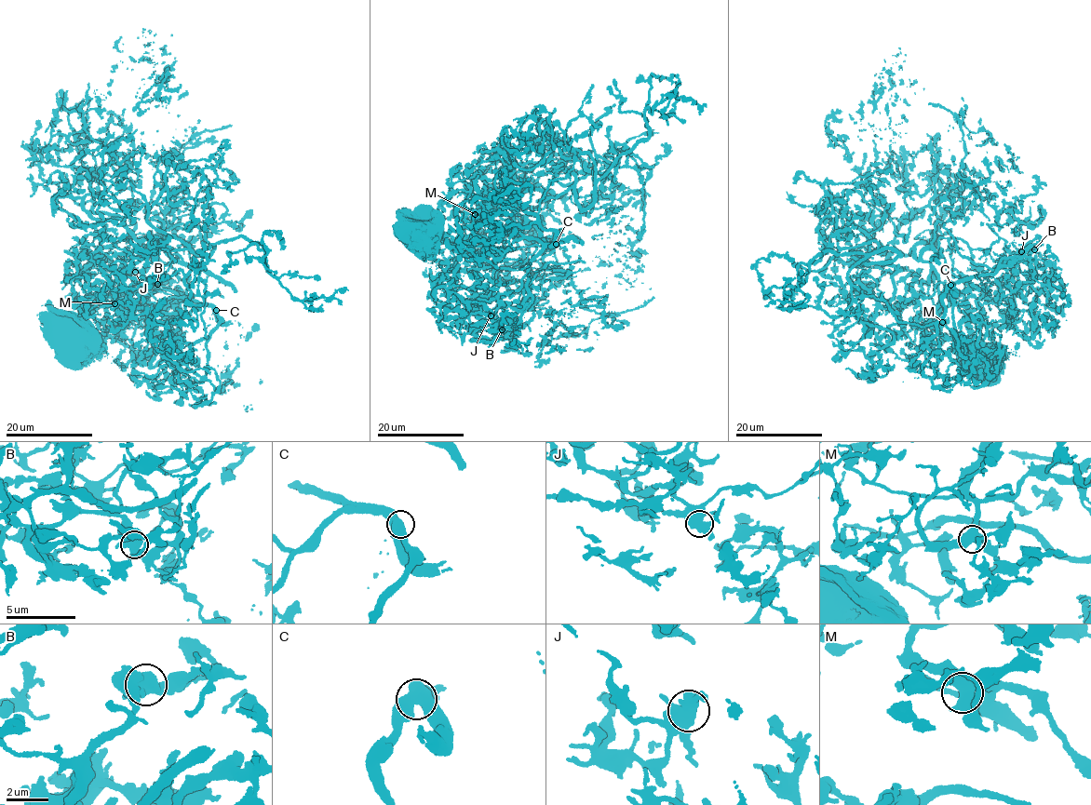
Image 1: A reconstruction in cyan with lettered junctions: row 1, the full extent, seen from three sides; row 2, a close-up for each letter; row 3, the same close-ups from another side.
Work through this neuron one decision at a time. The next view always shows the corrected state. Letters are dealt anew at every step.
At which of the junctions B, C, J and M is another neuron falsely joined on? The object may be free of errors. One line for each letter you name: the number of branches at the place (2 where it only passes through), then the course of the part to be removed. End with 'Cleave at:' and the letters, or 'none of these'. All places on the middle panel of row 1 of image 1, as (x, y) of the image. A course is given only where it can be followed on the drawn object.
Cleave at: none of these

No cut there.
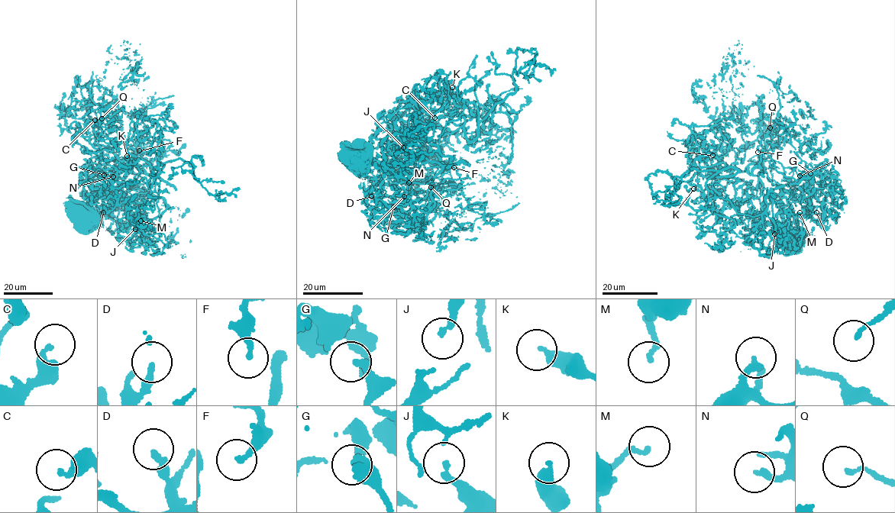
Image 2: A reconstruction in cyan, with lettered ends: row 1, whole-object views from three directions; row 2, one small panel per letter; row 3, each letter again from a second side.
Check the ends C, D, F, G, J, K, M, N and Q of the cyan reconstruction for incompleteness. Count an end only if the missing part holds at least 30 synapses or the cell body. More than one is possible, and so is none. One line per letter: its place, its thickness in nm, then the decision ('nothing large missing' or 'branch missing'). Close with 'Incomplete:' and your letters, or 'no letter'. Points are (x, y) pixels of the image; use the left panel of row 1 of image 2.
C: (95, 120) | 200 nm | nothing large missing
D: (103, 212) | 260 nm | nothing large missing
F: (139, 150) | 190 nm | nothing large missing
G: (104, 175) | 200 nm | nothing large missing
J: (135, 229) | 160 nm | nothing large missing
K: (127, 156) | 360 nm | nothing large missing
M: (140, 221) | 140 nm | nothing large missing
N: (113, 176) | 240 nm | nothing large missing
Q: (101, 118) | 140 nm | nothing large missing
Incomplete: no letter

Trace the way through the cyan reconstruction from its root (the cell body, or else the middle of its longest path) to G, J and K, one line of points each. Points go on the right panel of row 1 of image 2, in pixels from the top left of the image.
G: (792, 237), (796, 220), (782, 214), (772, 192), (786, 185), (793, 194), (813, 182), (810, 173)
J: (792, 237), (796, 221), (782, 214), (783, 209), (775, 204), (780, 201), (773, 204), (774, 233)
K: (792, 237), (796, 220), (782, 214), (791, 191), (759, 168), (735, 169), (721, 198), (693, 188)

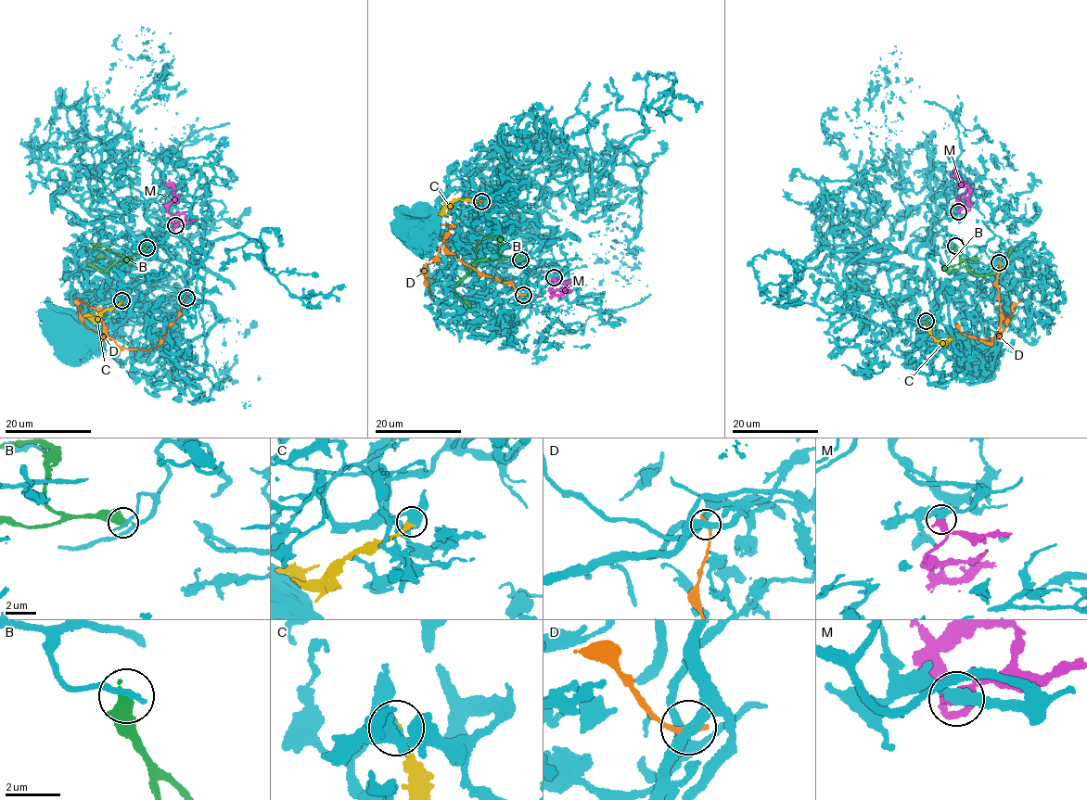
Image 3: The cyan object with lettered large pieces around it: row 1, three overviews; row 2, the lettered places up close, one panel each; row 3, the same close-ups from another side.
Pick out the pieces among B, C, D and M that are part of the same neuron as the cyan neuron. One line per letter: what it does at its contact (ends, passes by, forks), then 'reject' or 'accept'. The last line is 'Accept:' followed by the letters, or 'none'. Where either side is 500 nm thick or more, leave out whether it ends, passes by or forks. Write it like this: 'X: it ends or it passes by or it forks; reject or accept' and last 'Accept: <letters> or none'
B: reject
C: it ends; reject
D: it ends; reject
M: it passes by; accept
Accept: M

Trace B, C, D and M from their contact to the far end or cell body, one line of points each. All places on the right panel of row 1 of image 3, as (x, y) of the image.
B: (956, 247), (961, 265), (954, 271), (942, 270), (979, 257)
C: (926, 321), (939, 342), (944, 344), (953, 340)
D: (999, 263), (1000, 331), (991, 342), (981, 342), (1002, 332), (1011, 308), (1023, 298)
M: (958, 210), (970, 209), (969, 191), (958, 176), (951, 176)

